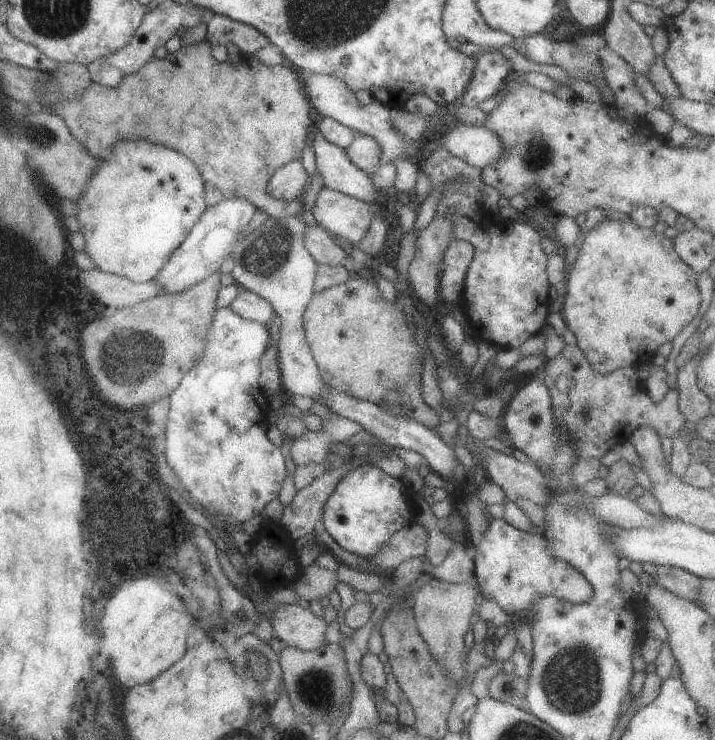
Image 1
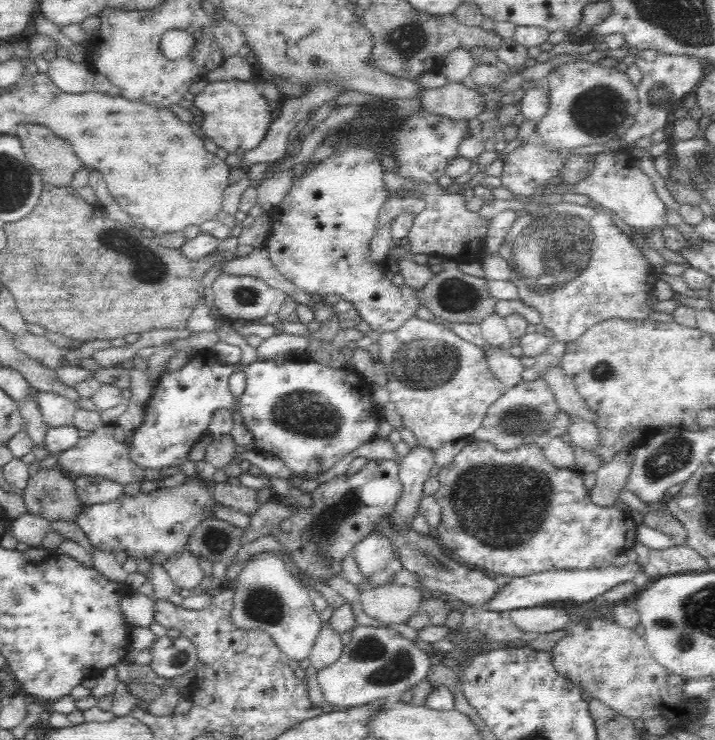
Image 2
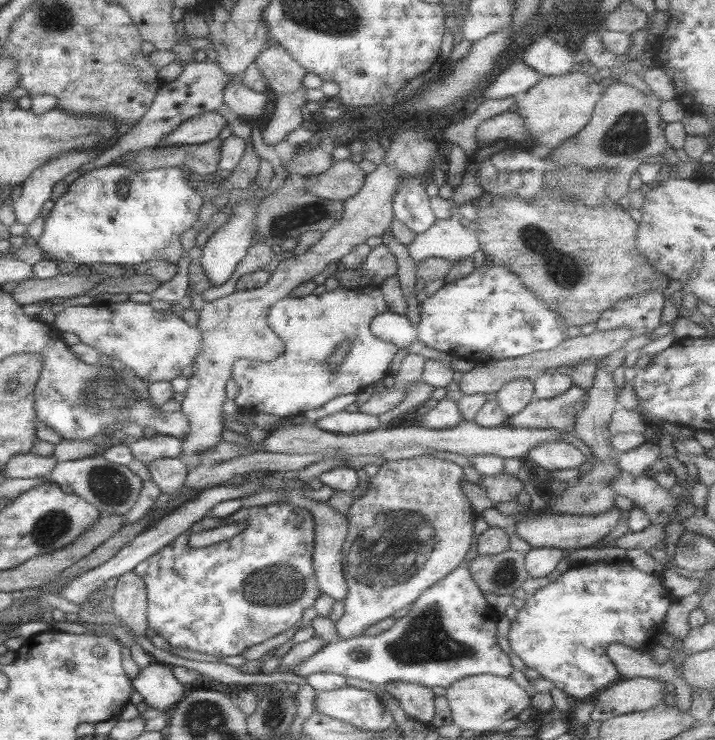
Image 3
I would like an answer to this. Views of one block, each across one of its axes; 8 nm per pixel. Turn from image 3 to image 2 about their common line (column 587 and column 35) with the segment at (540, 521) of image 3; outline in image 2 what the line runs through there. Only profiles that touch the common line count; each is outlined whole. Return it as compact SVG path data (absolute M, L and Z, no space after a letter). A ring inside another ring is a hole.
M26 513L12 520L6 532L14 536L18 543L26 543L32 547L41 546L41 540L50 530L50 522L45 518Z

